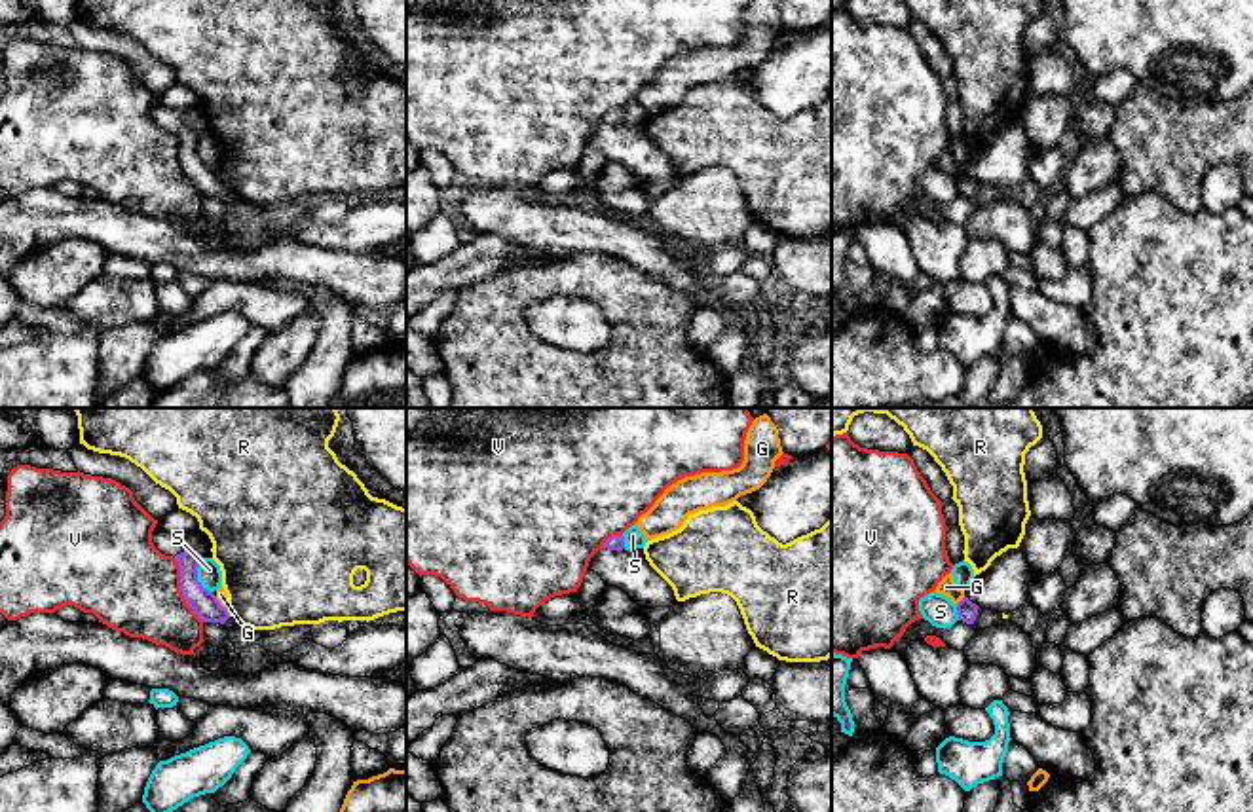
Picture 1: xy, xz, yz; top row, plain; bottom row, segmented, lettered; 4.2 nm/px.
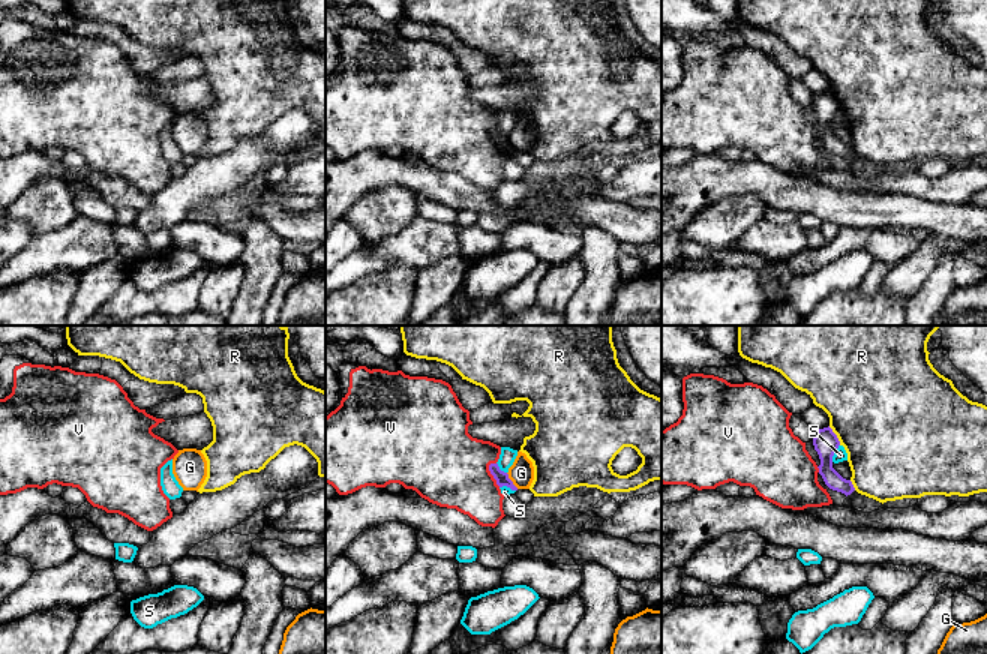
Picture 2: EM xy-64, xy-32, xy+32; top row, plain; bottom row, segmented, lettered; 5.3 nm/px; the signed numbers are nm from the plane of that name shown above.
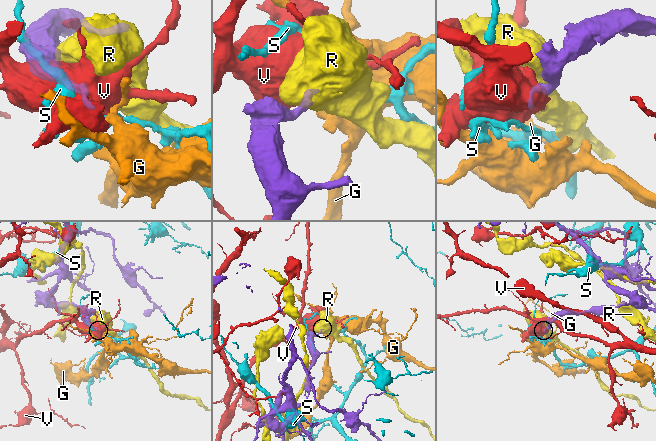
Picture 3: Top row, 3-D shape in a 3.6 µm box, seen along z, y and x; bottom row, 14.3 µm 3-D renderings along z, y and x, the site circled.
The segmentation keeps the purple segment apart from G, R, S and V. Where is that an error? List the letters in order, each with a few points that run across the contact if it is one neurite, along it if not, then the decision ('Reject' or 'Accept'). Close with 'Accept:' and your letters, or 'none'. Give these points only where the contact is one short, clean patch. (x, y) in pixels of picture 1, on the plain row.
G: Line: yz (965, 171), (955, 179). Reject
R: Reject
S: Line: xy (202, 133), (198, 156), (211, 167). Reject
V: Reject
Accept: none

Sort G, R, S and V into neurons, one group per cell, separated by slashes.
G / R / S / V

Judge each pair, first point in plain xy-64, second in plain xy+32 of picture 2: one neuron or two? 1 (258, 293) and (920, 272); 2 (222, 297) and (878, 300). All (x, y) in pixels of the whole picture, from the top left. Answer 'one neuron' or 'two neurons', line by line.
1: two neurons
2: two neurons

